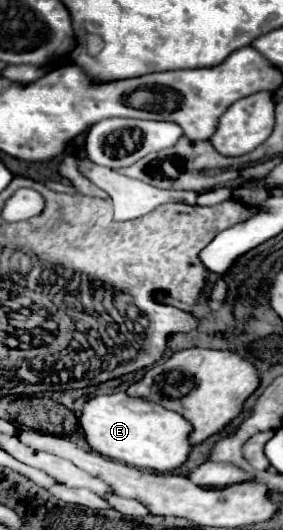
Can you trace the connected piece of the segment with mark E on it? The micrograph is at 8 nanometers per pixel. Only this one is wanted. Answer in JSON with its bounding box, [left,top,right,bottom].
[79,392,191,472]

